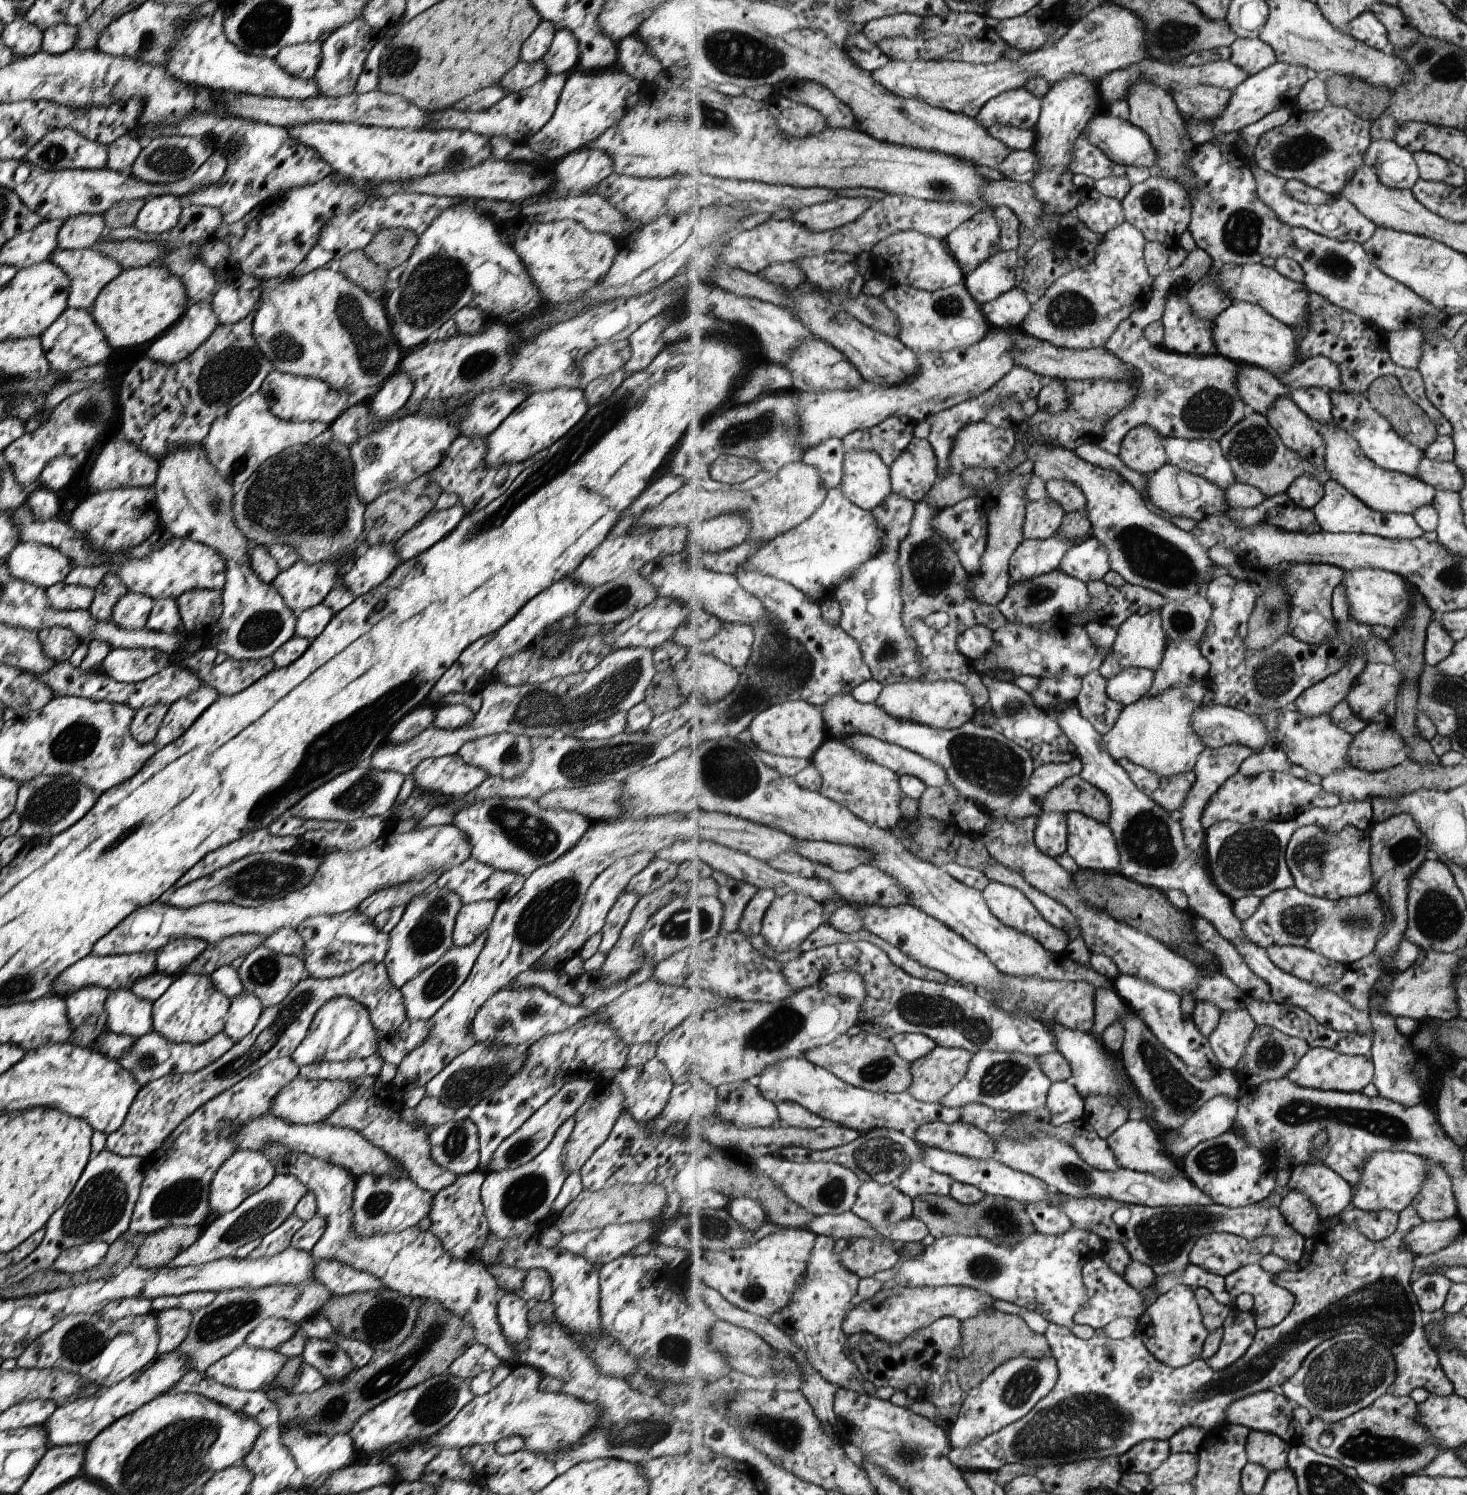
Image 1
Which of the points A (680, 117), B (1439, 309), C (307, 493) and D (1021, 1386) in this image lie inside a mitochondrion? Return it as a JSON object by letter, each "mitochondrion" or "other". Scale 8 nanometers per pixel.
{"A":"mitochondrion","B":"other","C":"mitochondrion","D":"mitochondrion"}

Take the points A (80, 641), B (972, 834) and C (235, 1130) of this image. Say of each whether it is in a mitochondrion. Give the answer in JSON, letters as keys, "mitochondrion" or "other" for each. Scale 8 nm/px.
{"A":"other","B":"other","C":"other"}

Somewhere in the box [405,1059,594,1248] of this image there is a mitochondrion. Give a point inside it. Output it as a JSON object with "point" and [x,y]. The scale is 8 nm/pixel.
{"point":[526,1193]}

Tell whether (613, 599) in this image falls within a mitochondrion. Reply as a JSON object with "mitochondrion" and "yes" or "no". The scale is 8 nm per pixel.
{"mitochondrion":"yes"}

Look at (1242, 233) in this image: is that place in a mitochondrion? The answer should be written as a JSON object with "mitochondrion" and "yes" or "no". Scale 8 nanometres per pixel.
{"mitochondrion":"yes"}

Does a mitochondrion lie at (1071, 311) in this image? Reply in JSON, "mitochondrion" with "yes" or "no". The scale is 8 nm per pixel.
{"mitochondrion":"yes"}

